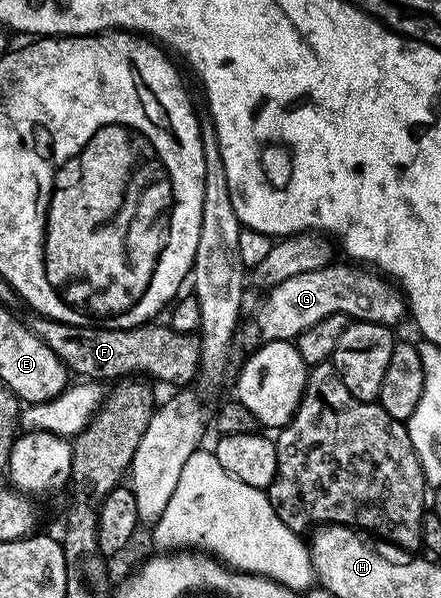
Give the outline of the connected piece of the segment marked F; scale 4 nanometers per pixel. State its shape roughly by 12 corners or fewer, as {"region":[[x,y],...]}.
{"region":[[26,323],[69,373],[92,382],[145,374],[188,386],[200,337],[138,328]]}

